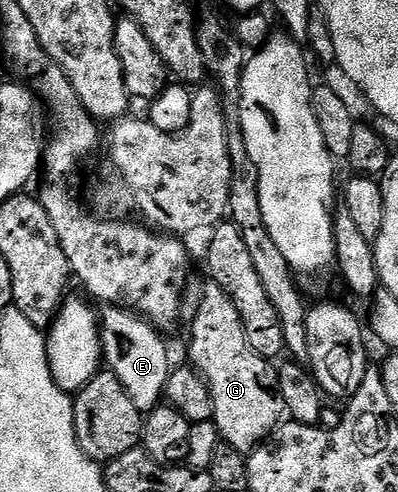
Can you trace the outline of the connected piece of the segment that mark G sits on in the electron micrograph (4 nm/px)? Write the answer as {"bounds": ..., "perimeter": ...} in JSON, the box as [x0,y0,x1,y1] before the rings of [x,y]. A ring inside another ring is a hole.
{"bounds":[189,284,284,452],"perimeter":[[[207,284],[203,290],[203,303],[191,322],[189,362],[209,384],[215,413],[213,421],[226,445],[244,452],[256,450],[284,421],[278,369],[249,348],[241,316],[237,316],[233,300],[229,300],[220,286]]]}

